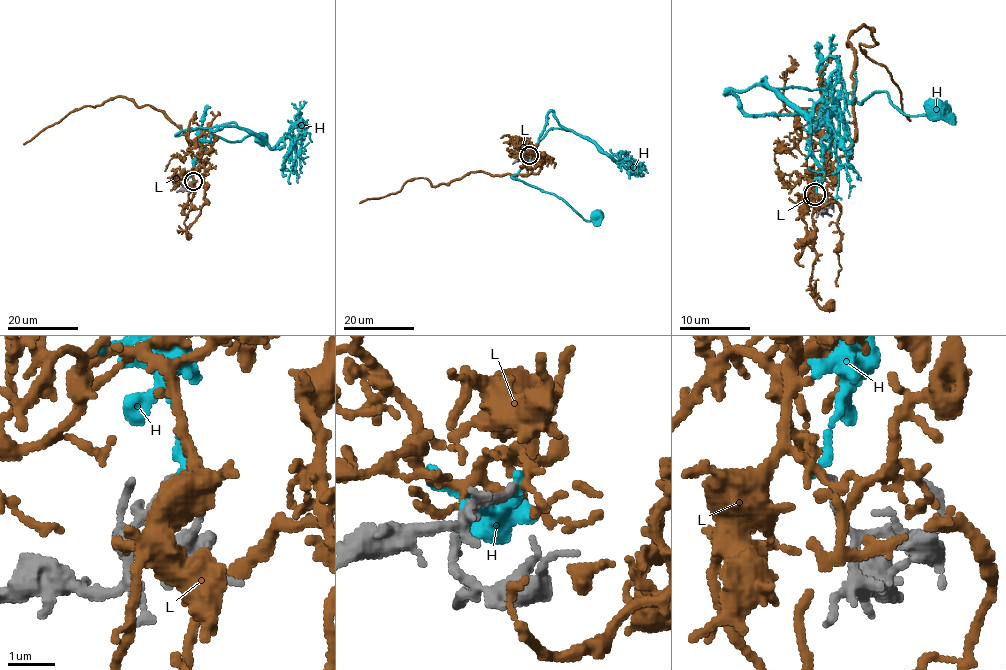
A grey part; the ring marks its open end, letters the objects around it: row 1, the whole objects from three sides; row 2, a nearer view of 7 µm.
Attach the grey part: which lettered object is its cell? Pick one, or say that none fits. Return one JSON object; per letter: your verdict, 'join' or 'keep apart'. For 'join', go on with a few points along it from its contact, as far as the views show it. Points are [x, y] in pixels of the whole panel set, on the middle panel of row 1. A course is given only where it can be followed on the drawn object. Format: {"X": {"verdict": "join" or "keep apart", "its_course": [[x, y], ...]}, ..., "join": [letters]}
{"H": {"verdict": "keep apart"}, "L": {"verdict": "join", "its_course": [[529, 156], [540, 166], [535, 173], [470, 172], [434, 186], [426, 178], [411, 179], [396, 193], [359, 203]]}, "join": ["L"]}

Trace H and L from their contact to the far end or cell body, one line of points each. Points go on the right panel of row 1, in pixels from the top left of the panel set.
H: (814, 195), (832, 102), (747, 114), (726, 91), (765, 77), (885, 91), (903, 114), (945, 102), (931, 109)
L: (816, 194), (813, 174), (851, 153), (848, 38), (860, 26), (876, 43), (862, 50), (890, 73), (910, 121)

